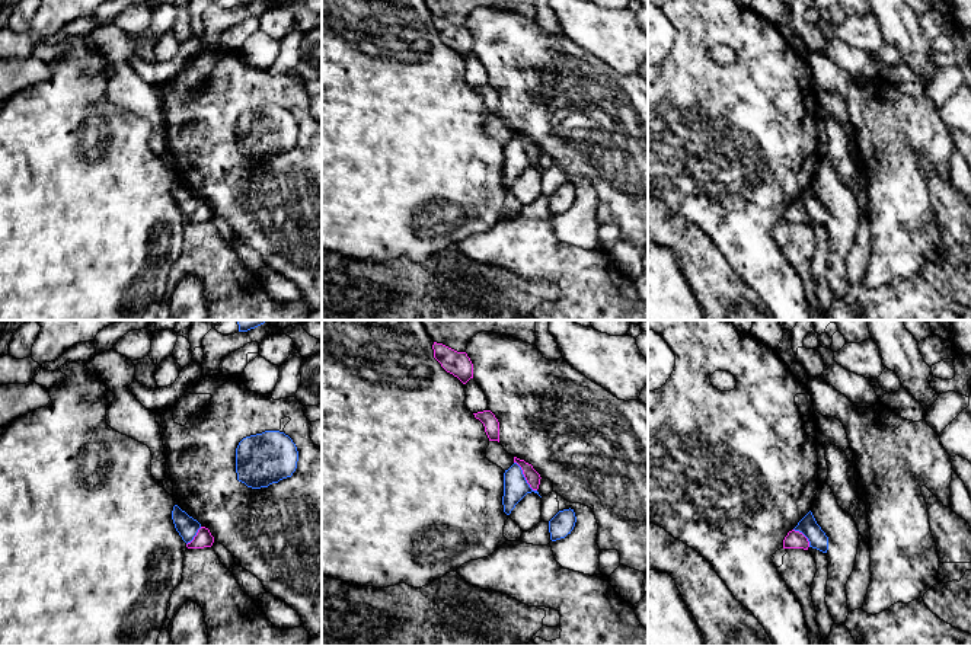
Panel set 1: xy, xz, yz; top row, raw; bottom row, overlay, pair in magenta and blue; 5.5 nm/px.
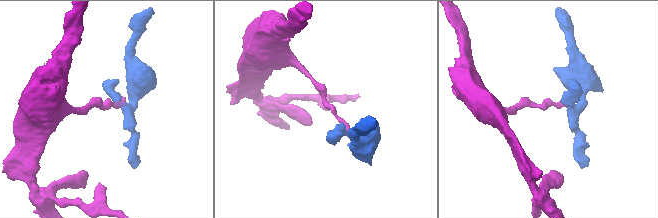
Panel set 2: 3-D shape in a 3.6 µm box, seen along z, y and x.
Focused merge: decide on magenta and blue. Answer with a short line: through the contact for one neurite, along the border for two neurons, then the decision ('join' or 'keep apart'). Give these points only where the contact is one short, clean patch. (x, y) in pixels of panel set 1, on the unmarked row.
line xz (514, 136), (526, 156), (536, 165); keep apart

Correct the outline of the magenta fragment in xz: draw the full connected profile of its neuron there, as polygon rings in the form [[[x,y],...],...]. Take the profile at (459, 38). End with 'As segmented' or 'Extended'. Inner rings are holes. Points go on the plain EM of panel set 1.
[[[434,16],[434,32],[441,41],[457,51],[463,58],[473,52],[473,38],[466,26],[457,26],[443,17]]]. As segmented

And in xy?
[[[201,201],[191,217],[186,218],[188,223],[204,223],[211,221],[214,217],[214,211],[211,210],[210,204]]]. As segmented

